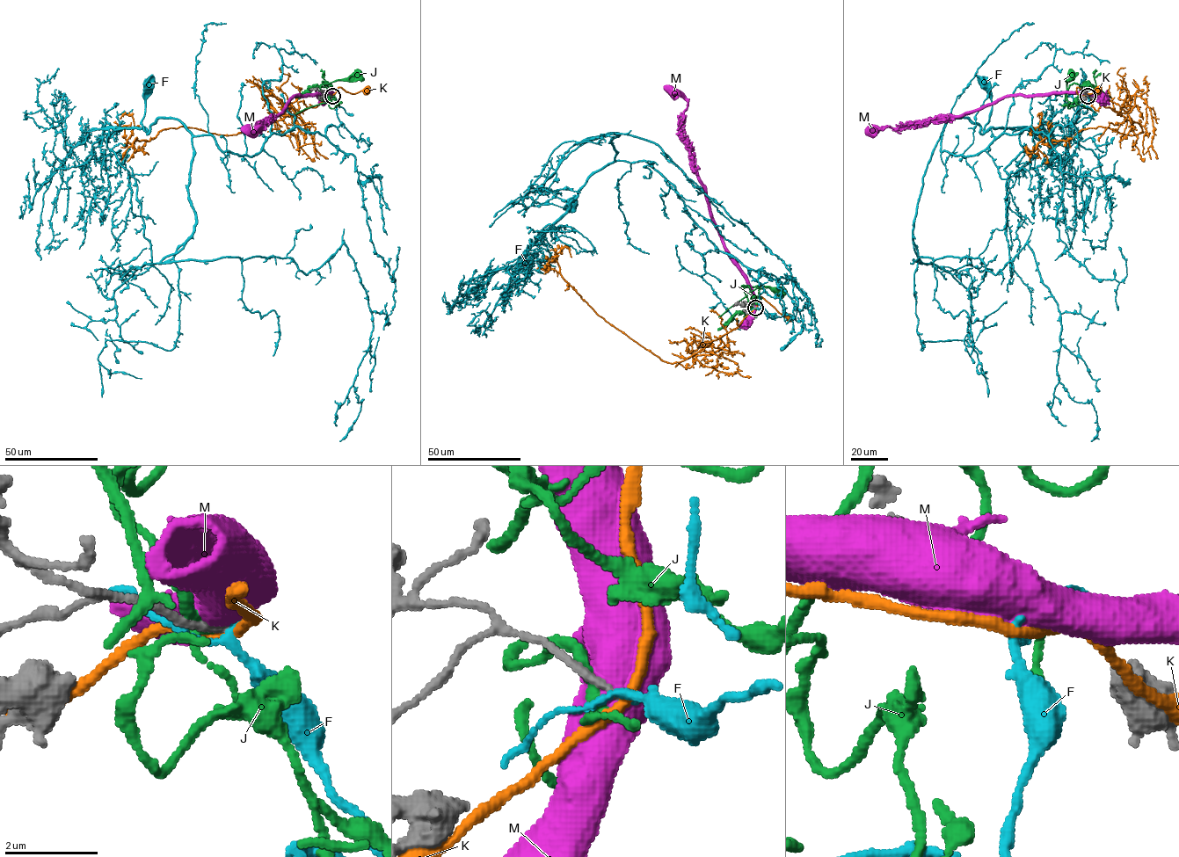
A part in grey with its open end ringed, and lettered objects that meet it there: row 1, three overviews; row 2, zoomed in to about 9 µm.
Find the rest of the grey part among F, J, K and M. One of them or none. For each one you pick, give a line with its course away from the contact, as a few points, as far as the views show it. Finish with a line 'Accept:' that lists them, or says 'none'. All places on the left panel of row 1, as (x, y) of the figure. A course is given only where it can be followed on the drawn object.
Accept: none

